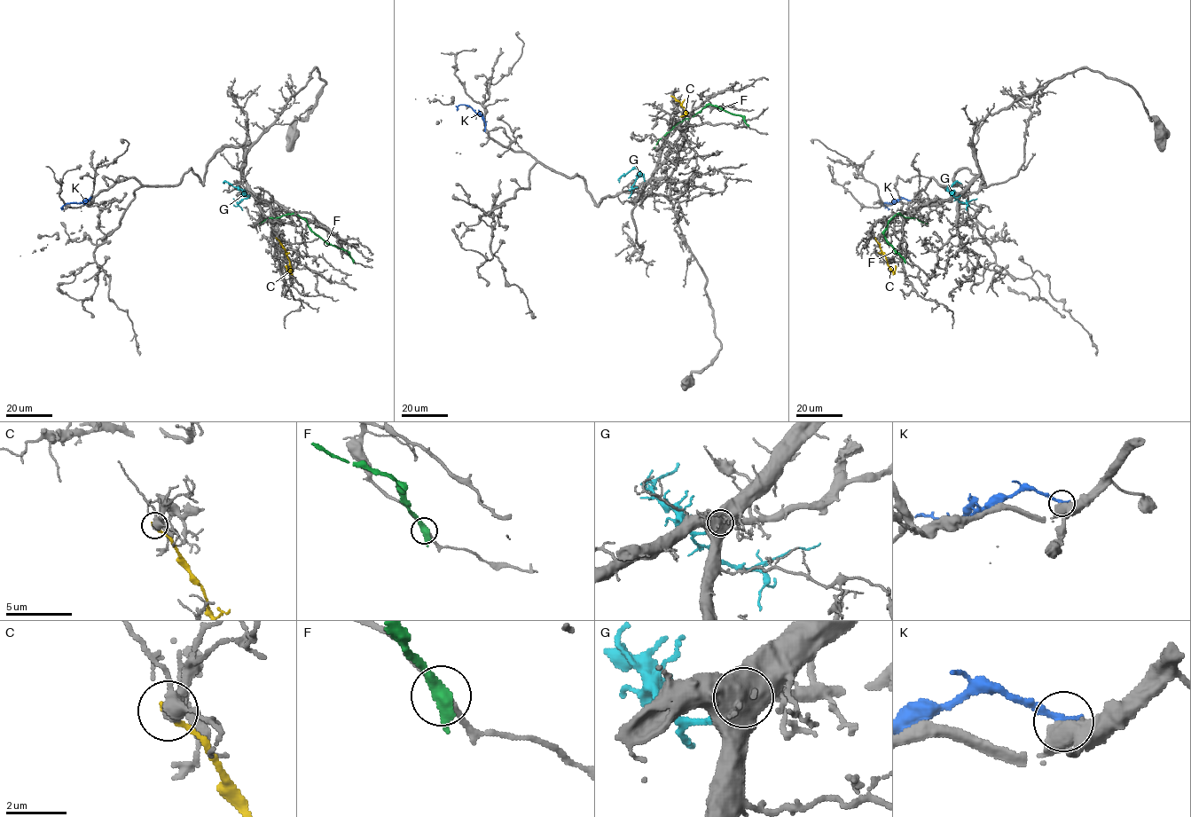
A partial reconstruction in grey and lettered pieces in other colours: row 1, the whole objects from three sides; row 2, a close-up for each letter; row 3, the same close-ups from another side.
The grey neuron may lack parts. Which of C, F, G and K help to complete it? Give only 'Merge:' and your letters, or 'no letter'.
Merge: G

